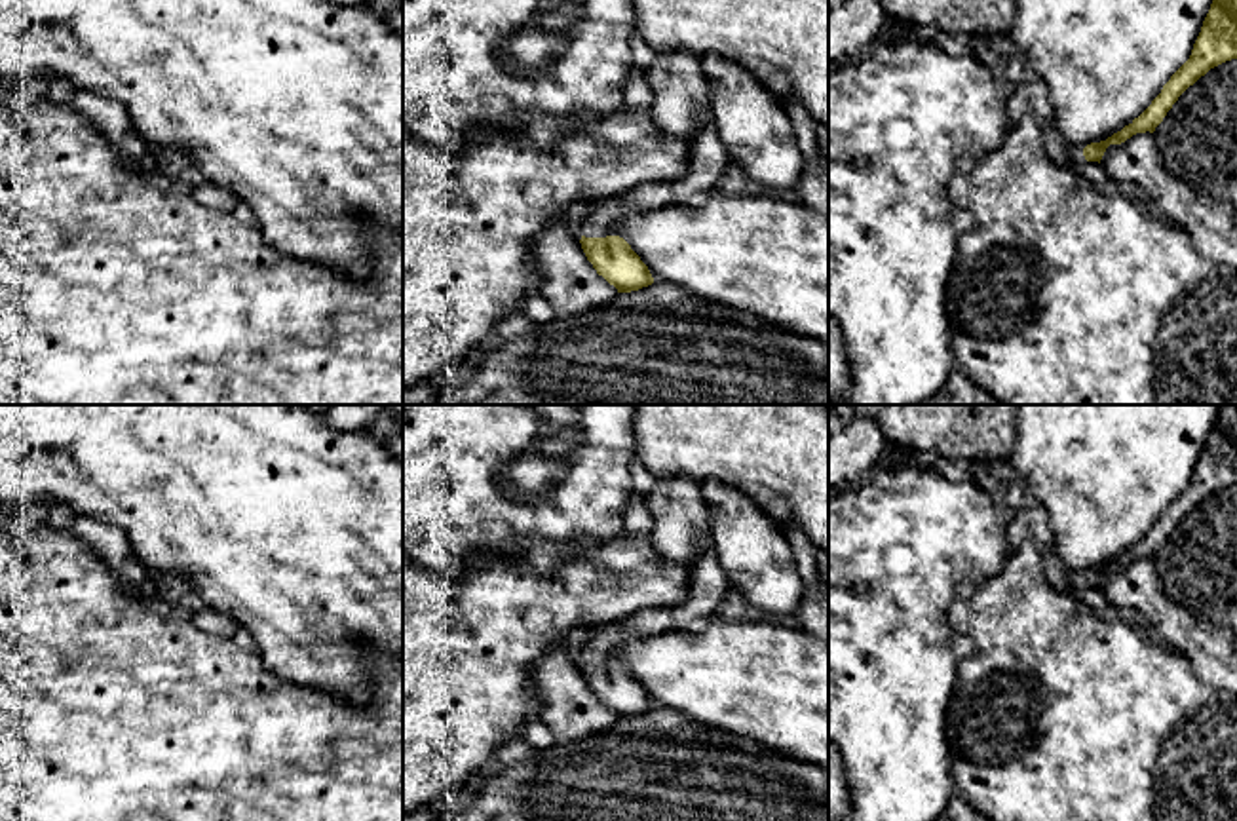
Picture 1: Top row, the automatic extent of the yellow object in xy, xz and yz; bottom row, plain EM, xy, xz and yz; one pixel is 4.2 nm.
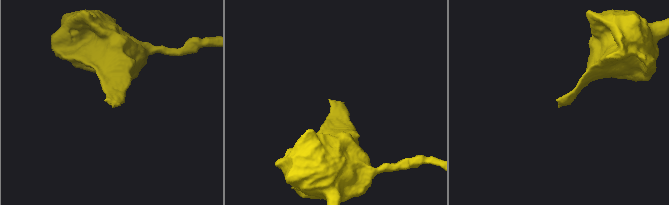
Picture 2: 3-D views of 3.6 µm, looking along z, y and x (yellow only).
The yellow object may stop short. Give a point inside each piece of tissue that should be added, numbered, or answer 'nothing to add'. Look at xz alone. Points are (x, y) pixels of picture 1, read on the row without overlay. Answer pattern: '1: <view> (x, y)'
1: xz (607, 639)

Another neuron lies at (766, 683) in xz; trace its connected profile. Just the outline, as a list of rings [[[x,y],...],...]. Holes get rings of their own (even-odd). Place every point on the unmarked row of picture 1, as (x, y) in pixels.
[[[716,616],[711,627],[703,633],[673,629],[652,637],[631,639],[612,654],[610,661],[616,659],[619,659],[648,692],[654,707],[676,711],[694,722],[707,724],[711,728],[735,734],[743,739],[756,741],[775,753],[787,754],[798,762],[811,764],[828,772],[828,639],[821,639],[802,629],[773,625],[766,621],[722,620]]]

